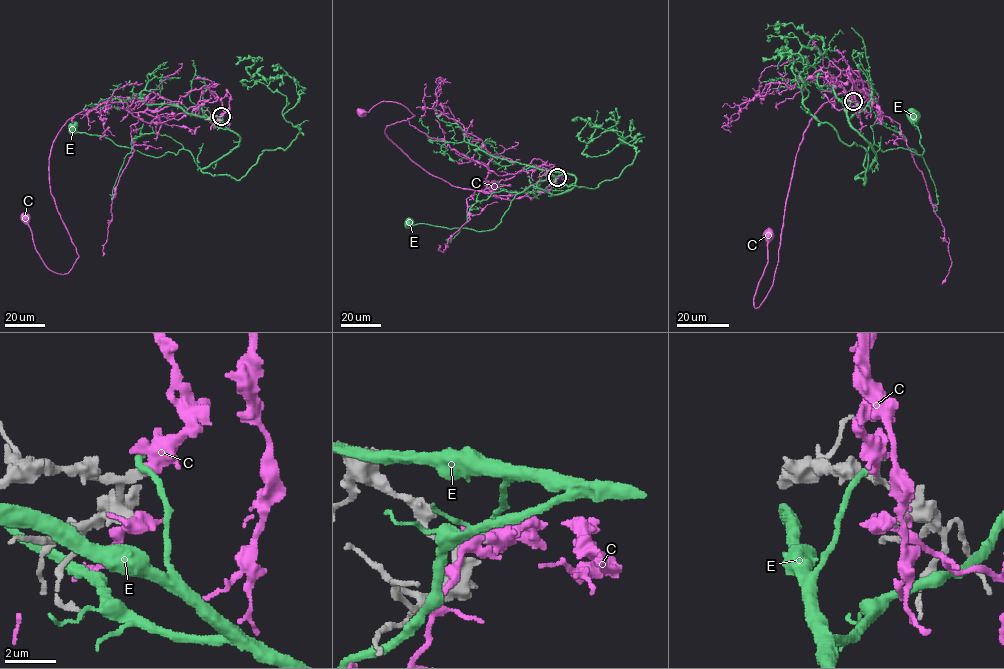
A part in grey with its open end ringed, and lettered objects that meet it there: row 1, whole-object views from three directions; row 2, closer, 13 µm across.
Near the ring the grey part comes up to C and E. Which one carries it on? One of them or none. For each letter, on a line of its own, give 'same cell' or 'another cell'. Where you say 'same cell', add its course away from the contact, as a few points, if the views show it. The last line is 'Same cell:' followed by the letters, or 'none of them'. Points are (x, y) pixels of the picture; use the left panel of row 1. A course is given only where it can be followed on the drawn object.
C: same cell; course (221, 116), (205, 85), (153, 112), (83, 110), (49, 157), (78, 256), (67, 273), (47, 267), (25, 218)
E: another cell
Same cell: C

